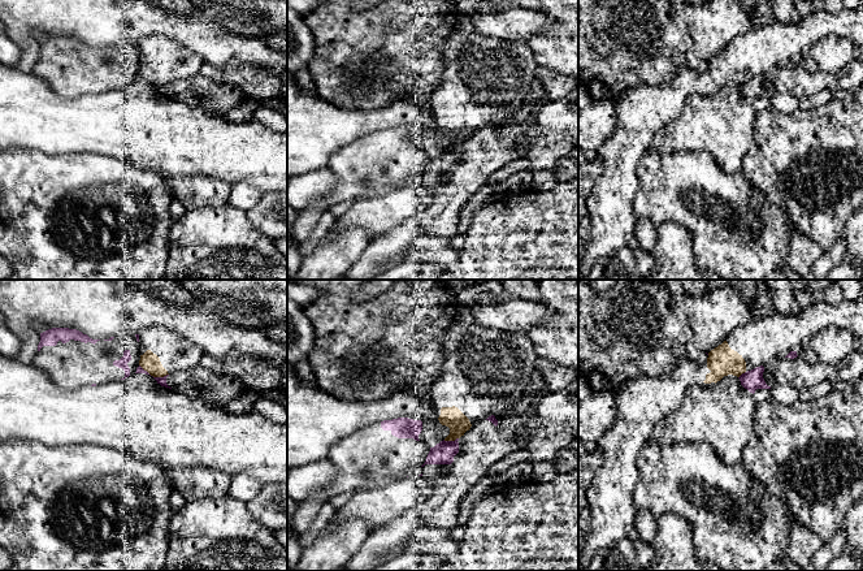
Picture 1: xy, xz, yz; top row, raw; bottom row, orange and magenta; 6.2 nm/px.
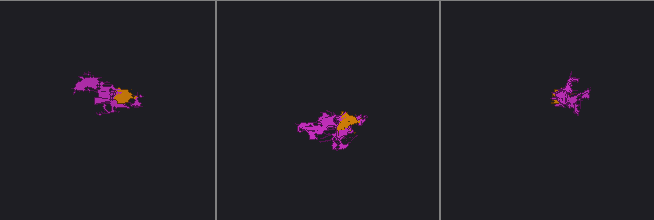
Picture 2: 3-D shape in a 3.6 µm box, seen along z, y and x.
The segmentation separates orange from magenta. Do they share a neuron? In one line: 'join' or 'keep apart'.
keep apart

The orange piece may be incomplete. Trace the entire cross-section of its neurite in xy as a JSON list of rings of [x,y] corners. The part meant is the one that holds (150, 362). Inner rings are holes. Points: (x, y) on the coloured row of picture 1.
[[[164,328],[142,330],[139,345],[139,365],[153,377],[195,368],[204,355],[199,346]]]

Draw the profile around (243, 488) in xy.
[[[237,475],[233,476],[227,494],[238,501],[248,502],[259,496],[263,486],[264,484],[259,480],[253,480],[246,475]]]

